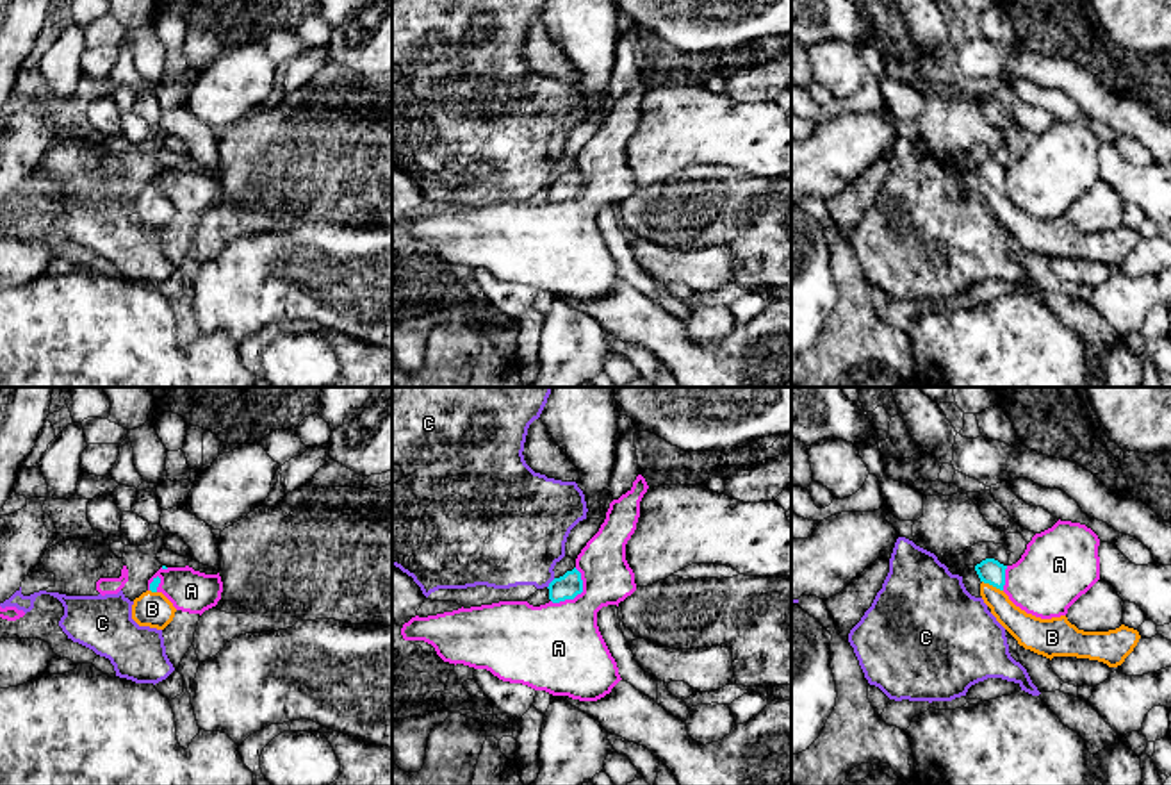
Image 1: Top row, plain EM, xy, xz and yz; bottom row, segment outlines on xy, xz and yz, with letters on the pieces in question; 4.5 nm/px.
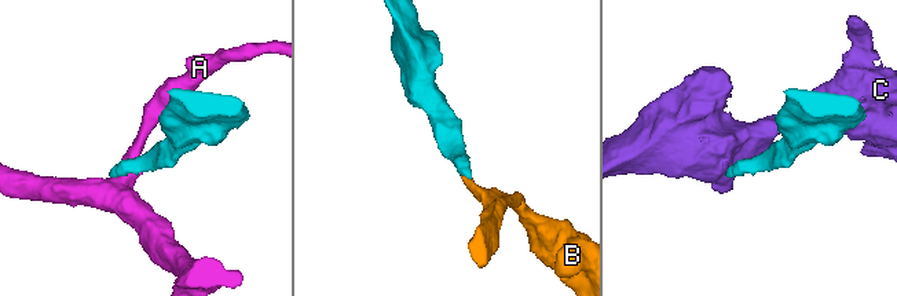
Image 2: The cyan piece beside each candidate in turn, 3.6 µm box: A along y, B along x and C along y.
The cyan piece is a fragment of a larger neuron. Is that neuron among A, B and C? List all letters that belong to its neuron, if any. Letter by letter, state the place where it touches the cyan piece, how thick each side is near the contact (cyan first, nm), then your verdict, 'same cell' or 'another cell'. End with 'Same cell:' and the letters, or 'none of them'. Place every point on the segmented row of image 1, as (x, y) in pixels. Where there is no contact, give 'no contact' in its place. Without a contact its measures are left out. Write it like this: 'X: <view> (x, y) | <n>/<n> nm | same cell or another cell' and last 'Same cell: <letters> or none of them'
A: xz (578, 593) | 110/380 nm | another cell
B: yz (993, 586) | 110/140 nm | same cell
C: xz (549, 584) | 110/400 nm | another cell
Same cell: B

